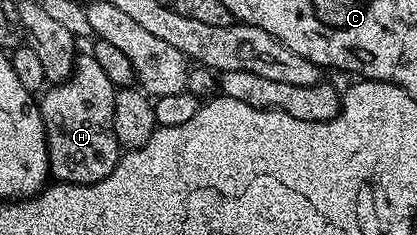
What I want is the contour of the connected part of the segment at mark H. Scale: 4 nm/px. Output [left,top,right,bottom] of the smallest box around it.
[38,52,122,186]

